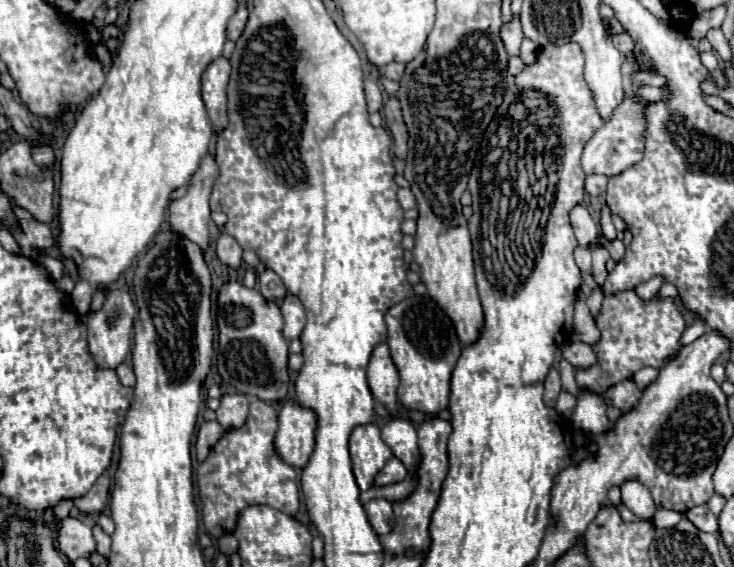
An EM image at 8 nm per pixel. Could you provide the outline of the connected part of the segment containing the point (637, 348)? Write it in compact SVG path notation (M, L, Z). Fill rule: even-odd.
M622 291L604 299L600 315L596 319L602 339L594 345L598 363L590 369L576 371L580 387L588 387L594 393L604 393L610 385L632 377L642 367L660 369L670 353L680 347L682 331L686 329L680 311L672 299L650 299L642 301L634 291Z

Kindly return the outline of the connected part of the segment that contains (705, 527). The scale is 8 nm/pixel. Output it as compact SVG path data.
M698 505L686 511L686 517L704 533L714 533L718 529L718 519L710 513L708 505Z

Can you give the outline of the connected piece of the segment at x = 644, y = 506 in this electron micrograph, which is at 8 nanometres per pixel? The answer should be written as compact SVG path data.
M626 481L622 487L622 501L624 505L638 517L642 517L644 521L652 521L652 515L656 511L654 499L650 495L650 491L638 483L638 481Z

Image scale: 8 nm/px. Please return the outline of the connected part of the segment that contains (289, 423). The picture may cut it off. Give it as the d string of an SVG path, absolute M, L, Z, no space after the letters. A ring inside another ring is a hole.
M284 403L278 413L278 429L274 437L276 455L292 465L306 467L314 449L316 415L312 409L300 407L298 403Z

